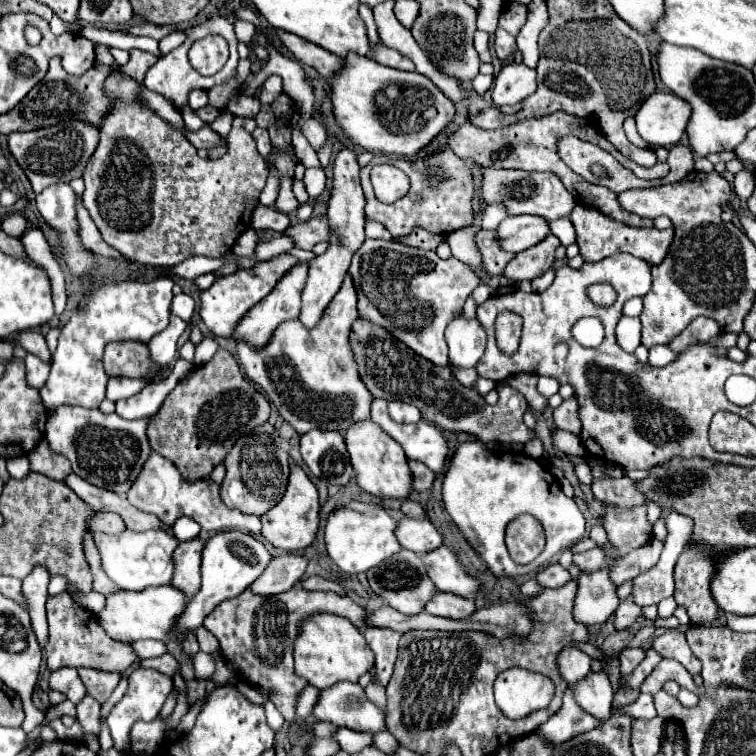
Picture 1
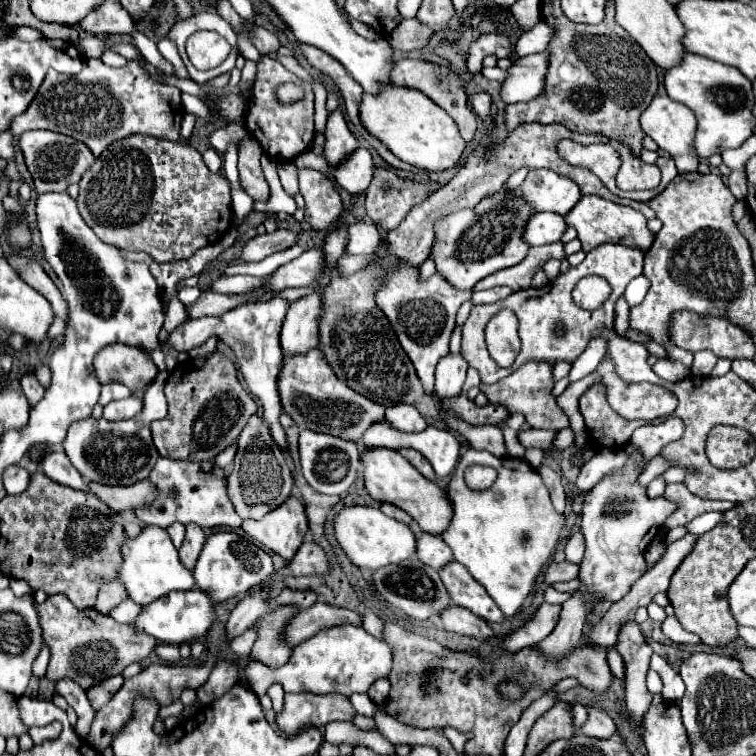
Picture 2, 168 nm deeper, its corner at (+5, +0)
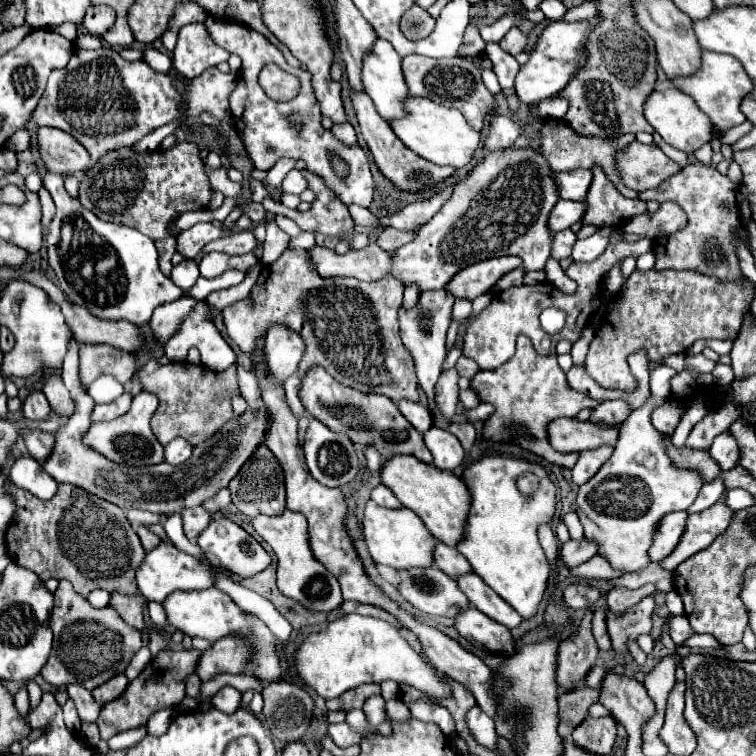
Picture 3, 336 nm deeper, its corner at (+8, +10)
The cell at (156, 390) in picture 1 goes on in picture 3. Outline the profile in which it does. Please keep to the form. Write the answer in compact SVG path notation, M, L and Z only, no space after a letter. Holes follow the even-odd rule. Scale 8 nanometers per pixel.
M122 394L116 402L110 402L110 404L100 404L100 406L94 406L92 410L92 422L104 422L104 420L114 420L118 416L122 416L124 412L128 412L130 408L130 402L132 402L132 396L130 394Z

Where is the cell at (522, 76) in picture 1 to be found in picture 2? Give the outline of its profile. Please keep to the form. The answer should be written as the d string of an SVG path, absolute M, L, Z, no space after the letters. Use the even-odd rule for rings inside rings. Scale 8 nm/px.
M547 52L515 58L507 70L507 78L501 84L501 100L529 102L543 92L543 78L547 74Z

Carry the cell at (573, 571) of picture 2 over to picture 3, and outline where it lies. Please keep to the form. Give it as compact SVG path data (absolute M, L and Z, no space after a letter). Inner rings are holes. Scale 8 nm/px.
M570 540L562 546L560 550L560 560L568 566L568 568L576 568L584 562L588 562L590 558L594 558L598 554L598 542L592 540Z

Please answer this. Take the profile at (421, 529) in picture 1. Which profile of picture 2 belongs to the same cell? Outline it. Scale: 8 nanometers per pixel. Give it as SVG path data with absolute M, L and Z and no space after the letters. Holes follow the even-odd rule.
M419 532L417 546L415 546L415 558L427 566L439 570L441 566L445 566L447 562L453 560L453 554L441 536L435 536L429 532Z

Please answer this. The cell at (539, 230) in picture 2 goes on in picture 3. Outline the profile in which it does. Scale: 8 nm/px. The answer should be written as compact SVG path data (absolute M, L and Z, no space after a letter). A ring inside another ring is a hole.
M560 200L560 202L556 204L556 208L552 210L552 216L550 216L548 226L550 226L554 232L566 230L566 228L570 228L570 226L576 224L576 222L582 222L586 210L588 210L588 204L586 204L586 202Z

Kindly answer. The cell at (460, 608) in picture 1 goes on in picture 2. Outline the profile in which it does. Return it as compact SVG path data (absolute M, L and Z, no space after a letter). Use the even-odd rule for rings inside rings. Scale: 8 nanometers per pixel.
M447 606L441 612L441 622L443 628L449 632L457 632L457 634L465 634L465 636L473 636L477 640L487 640L493 636L493 630L487 626L487 622L479 616L475 616L473 612L461 608L461 606Z

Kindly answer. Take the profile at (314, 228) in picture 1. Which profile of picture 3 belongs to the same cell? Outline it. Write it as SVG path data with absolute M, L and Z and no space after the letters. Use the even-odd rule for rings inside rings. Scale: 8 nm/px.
M244 230L244 232L238 232L230 238L220 238L220 240L208 242L202 248L200 254L206 256L210 252L224 252L224 254L230 254L230 256L238 256L238 254L254 252L254 246L256 246L256 238L254 238L252 230Z

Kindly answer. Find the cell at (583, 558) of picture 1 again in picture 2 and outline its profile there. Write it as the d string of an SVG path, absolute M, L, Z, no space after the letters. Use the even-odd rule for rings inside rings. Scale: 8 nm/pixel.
M575 532L567 546L565 546L565 556L567 556L567 562L571 564L579 564L581 558L583 558L583 552L585 552L585 542L583 542L583 534L581 532Z

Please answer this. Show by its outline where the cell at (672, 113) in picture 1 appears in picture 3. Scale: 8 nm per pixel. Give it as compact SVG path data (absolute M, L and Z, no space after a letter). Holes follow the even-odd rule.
M668 88L664 92L654 90L644 104L644 116L654 126L654 130L662 136L662 140L666 144L670 144L686 154L692 154L702 144L706 144L714 138L714 128L712 128L712 122L708 120L708 116L696 106L692 96L684 94L678 88Z

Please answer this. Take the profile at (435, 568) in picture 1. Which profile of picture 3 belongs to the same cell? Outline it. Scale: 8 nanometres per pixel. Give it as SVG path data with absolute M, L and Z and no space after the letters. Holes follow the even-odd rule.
M472 572L472 576L460 576L458 584L460 584L460 590L468 596L468 600L472 600L474 608L478 608L480 612L484 612L492 620L504 624L510 630L520 626L520 622L522 622L520 614L516 614L510 608L510 604L506 604L500 596L496 596L496 592L488 584L484 584L484 580L480 580L480 576L476 576L474 572Z

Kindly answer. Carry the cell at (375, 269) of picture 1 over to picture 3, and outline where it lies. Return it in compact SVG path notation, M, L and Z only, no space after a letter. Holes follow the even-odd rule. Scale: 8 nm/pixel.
M436 290L436 292L422 292L420 298L418 298L418 304L410 312L400 308L400 336L402 336L402 342L408 348L408 352L412 352L412 356L414 356L418 384L424 388L424 392L428 396L430 410L434 412L434 424L438 424L440 428L446 428L448 422L440 420L440 412L436 412L434 386L438 382L438 376L440 376L440 370L442 370L442 362L446 358L444 340L446 340L446 330L450 326L452 304L454 304L454 296L452 294L448 294L446 290Z

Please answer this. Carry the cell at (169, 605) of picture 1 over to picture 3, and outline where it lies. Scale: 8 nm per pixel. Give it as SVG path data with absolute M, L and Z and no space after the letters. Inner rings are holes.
M208 588L204 592L176 592L176 596L168 596L168 600L164 602L164 608L168 612L170 626L174 626L176 630L182 630L190 638L194 638L194 636L206 638L210 644L214 644L216 640L220 640L228 634L236 634L236 636L246 638L250 648L252 648L252 658L250 658L248 672L252 672L262 684L278 682L278 680L284 678L282 660L276 652L276 642L278 642L276 636L268 630L268 626L260 618L256 618L254 614L244 612L222 590Z

